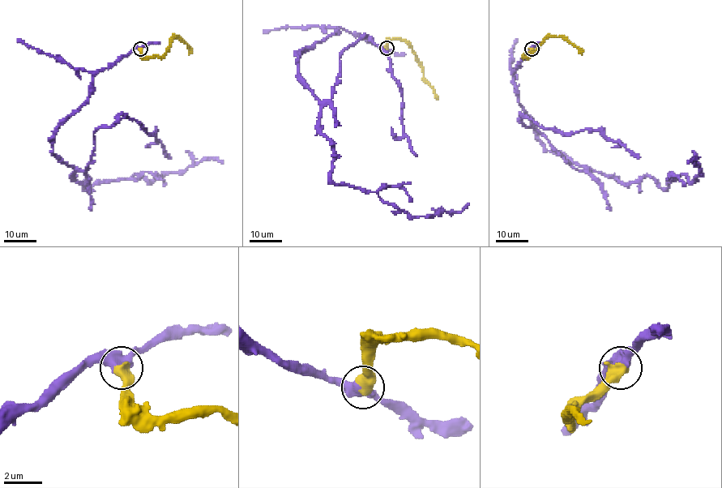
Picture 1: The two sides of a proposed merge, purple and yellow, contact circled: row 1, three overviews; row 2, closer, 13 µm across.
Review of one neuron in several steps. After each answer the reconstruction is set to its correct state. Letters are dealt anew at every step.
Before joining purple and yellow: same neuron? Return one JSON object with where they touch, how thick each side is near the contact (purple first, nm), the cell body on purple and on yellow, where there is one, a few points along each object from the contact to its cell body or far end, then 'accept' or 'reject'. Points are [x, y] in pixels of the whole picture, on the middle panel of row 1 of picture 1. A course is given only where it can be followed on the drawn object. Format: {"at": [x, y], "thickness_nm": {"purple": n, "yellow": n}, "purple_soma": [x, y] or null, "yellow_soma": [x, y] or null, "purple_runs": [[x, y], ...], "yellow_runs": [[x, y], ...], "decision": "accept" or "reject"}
{"at": [386, 48], "thickness_nm": {"purple": 480, "yellow": 650}, "purple_soma": null, "yellow_soma": null, "purple_runs": [[386, 48], [340, 28], [300, 53], [332, 181], [412, 216], [468, 203]], "yellow_runs": [[386, 48], [386, 43], [392, 39], [406, 41], [419, 62], [424, 80], [433, 90], [437, 98]], "decision": "accept"}

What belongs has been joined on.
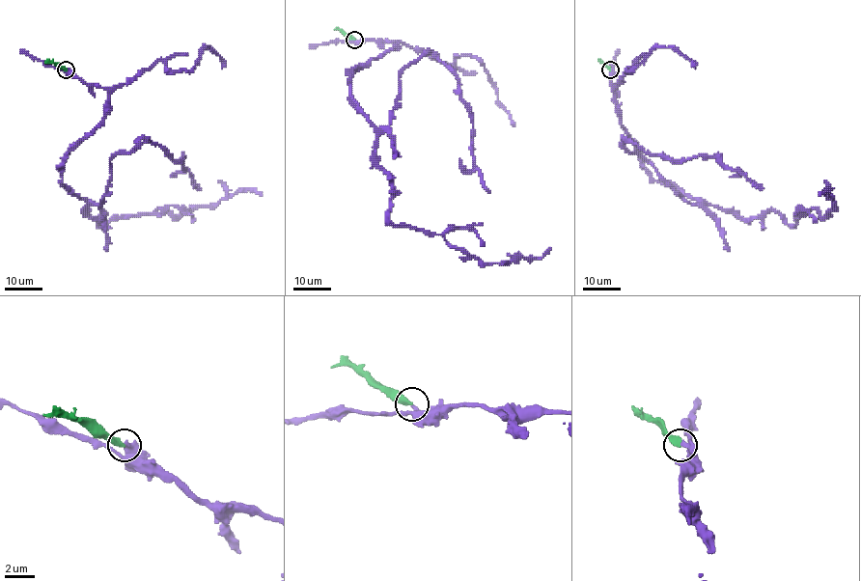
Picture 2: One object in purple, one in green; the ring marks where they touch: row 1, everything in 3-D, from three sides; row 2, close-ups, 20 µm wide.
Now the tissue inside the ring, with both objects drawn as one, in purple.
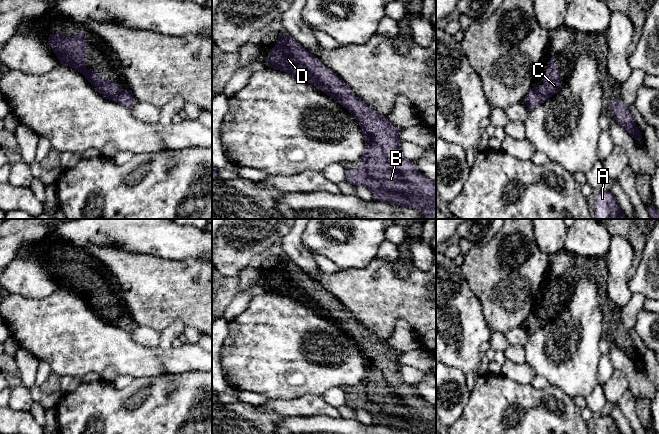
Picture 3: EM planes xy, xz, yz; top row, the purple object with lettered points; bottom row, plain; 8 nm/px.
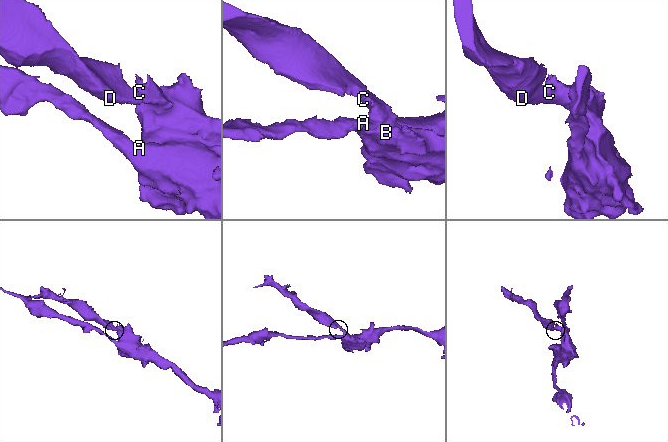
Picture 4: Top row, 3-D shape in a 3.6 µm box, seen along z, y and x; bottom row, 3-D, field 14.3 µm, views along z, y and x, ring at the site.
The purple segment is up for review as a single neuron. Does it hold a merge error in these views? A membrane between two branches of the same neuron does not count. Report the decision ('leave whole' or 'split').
leave whole

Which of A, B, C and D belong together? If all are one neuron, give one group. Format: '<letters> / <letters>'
A B C D

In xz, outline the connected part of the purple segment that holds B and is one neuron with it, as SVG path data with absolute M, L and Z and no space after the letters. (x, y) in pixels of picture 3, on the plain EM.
M281 256L275 271L267 279L267 292L289 297L320 313L339 325L358 345L365 360L366 373L360 383L362 393L346 393L346 405L353 409L364 409L372 414L373 423L411 431L416 434L436 434L436 405L420 397L412 385L400 376L399 352L392 349L385 340L366 329L332 294L316 280L310 278L287 256Z

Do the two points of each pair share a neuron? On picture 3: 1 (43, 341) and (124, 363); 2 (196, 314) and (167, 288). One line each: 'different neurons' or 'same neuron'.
1: same neuron
2: same neuron

